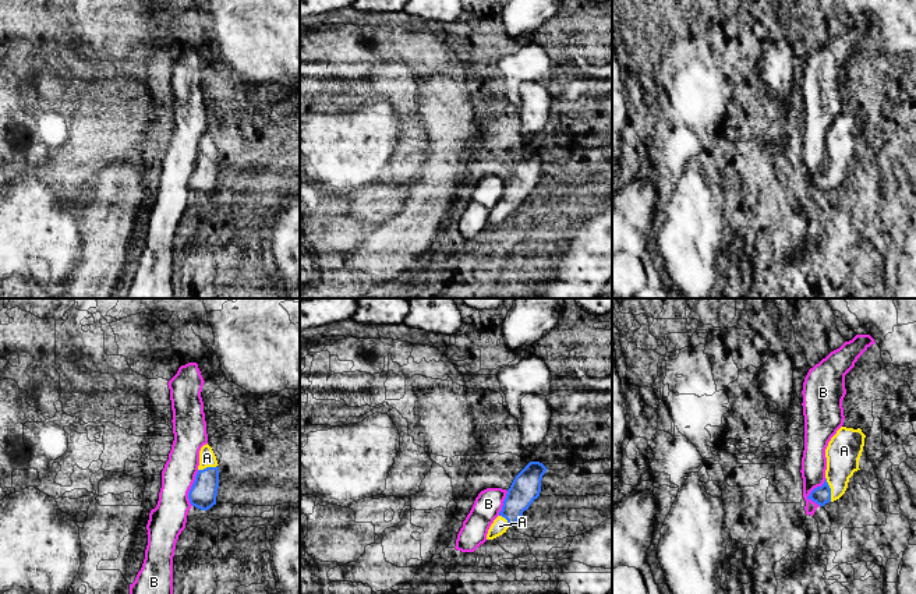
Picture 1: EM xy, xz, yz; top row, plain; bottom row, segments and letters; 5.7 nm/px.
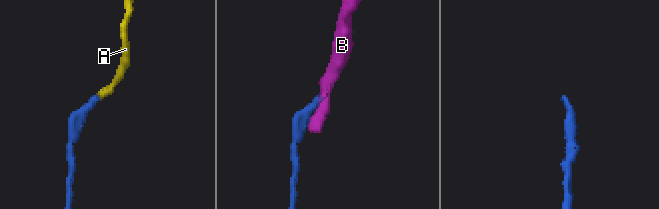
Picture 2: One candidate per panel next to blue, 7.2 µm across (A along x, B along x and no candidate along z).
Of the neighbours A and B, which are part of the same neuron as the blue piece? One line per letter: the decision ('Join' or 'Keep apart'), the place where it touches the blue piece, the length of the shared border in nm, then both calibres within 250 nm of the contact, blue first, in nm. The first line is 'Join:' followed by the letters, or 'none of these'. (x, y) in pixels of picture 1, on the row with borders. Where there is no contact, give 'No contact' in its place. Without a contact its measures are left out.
Join: A
A: Join. Touches blue at yz (830, 490). Shared border 150 nm. Thickness 110 nm (blue) against 200 nm
B: Keep apart. Touches blue at yz (812, 491). Shared border 170 nm. Thickness 110 nm (blue) against 140 nm

